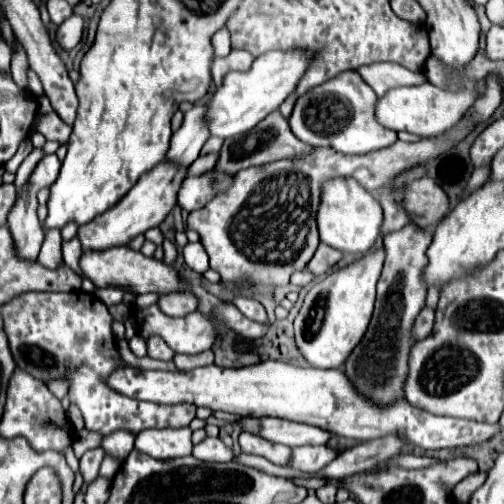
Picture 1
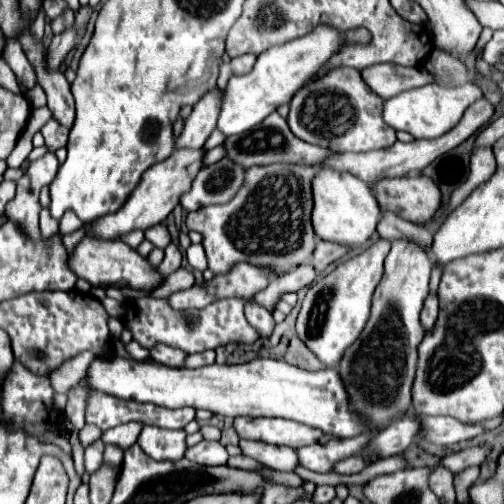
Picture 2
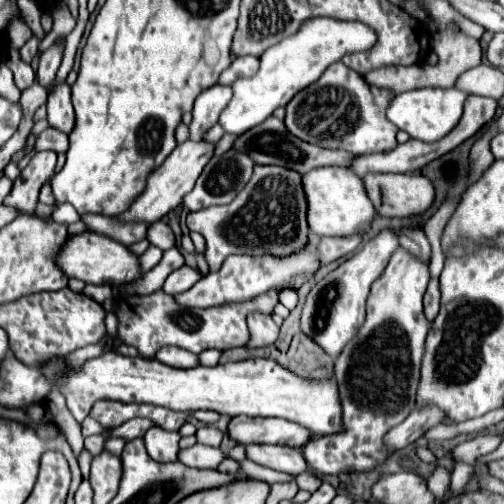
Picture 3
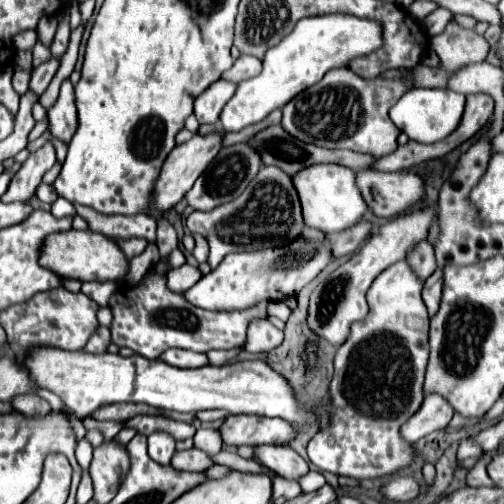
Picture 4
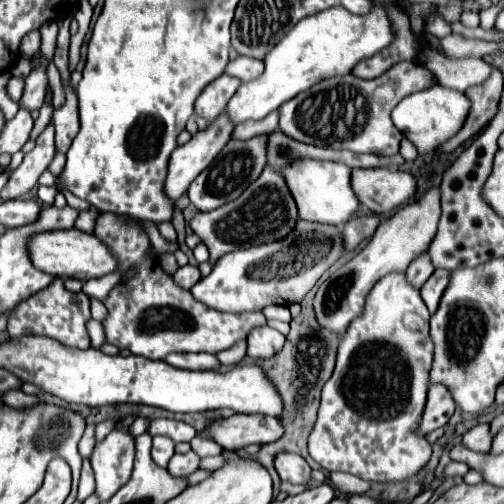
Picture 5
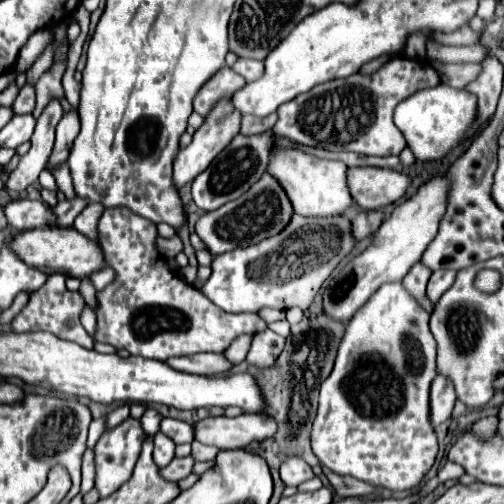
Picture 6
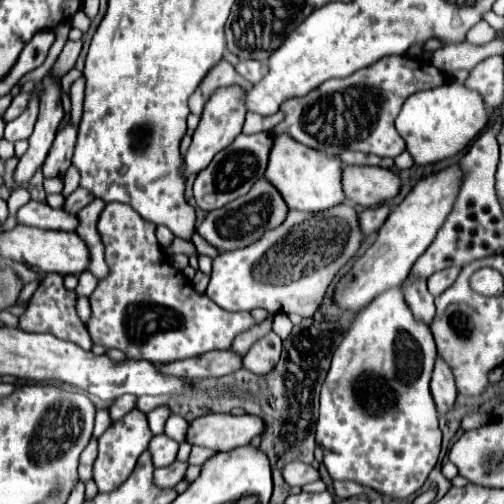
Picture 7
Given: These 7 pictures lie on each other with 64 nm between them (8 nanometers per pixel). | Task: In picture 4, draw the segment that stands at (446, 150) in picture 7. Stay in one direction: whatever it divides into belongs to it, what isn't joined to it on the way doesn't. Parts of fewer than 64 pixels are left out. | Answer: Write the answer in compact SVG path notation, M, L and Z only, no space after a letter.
M414 88L406 92L390 110L390 118L396 124L396 128L404 134L408 134L410 140L420 142L420 144L434 144L450 136L464 114L464 104L466 98L464 94L458 94L448 88Z

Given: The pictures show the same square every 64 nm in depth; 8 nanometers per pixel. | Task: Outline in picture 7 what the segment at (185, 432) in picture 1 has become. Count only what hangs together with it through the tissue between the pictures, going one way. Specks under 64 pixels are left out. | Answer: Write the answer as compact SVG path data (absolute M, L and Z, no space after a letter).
M158 434L150 440L150 456L152 456L152 464L156 468L162 468L162 466L168 466L176 460L176 454L178 454L178 442L168 438L166 434Z

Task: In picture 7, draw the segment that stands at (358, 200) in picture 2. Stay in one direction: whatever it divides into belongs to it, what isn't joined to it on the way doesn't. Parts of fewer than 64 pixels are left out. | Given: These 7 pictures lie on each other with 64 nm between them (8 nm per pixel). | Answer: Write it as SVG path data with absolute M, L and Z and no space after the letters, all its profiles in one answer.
M272 134L272 152L268 160L268 182L284 196L284 202L290 210L308 210L308 212L320 212L326 208L332 208L340 202L344 202L342 192L342 162L336 158L330 158L322 154L320 150L312 150L288 134Z

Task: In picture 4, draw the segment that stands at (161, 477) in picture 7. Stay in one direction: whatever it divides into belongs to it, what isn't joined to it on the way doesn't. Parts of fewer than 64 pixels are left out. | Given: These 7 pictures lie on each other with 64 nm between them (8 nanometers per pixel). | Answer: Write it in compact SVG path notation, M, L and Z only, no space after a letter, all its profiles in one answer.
M190 448L190 450L184 450L184 452L176 452L170 466L174 470L180 470L180 472L202 472L208 466L212 466L212 460L206 452Z

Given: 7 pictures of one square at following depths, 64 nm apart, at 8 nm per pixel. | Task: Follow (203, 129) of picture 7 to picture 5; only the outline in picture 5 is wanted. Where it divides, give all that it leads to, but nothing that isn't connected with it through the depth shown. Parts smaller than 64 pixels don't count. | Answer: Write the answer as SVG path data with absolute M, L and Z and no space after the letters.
M222 112L222 114L218 116L218 120L212 120L206 130L198 130L188 144L178 146L178 148L172 152L170 166L168 166L168 176L166 176L166 194L168 194L172 200L178 200L178 198L188 190L188 186L194 182L194 178L216 158L216 154L218 154L218 152L228 144L228 140L232 138L232 130L234 130L234 124L228 120L228 114Z

